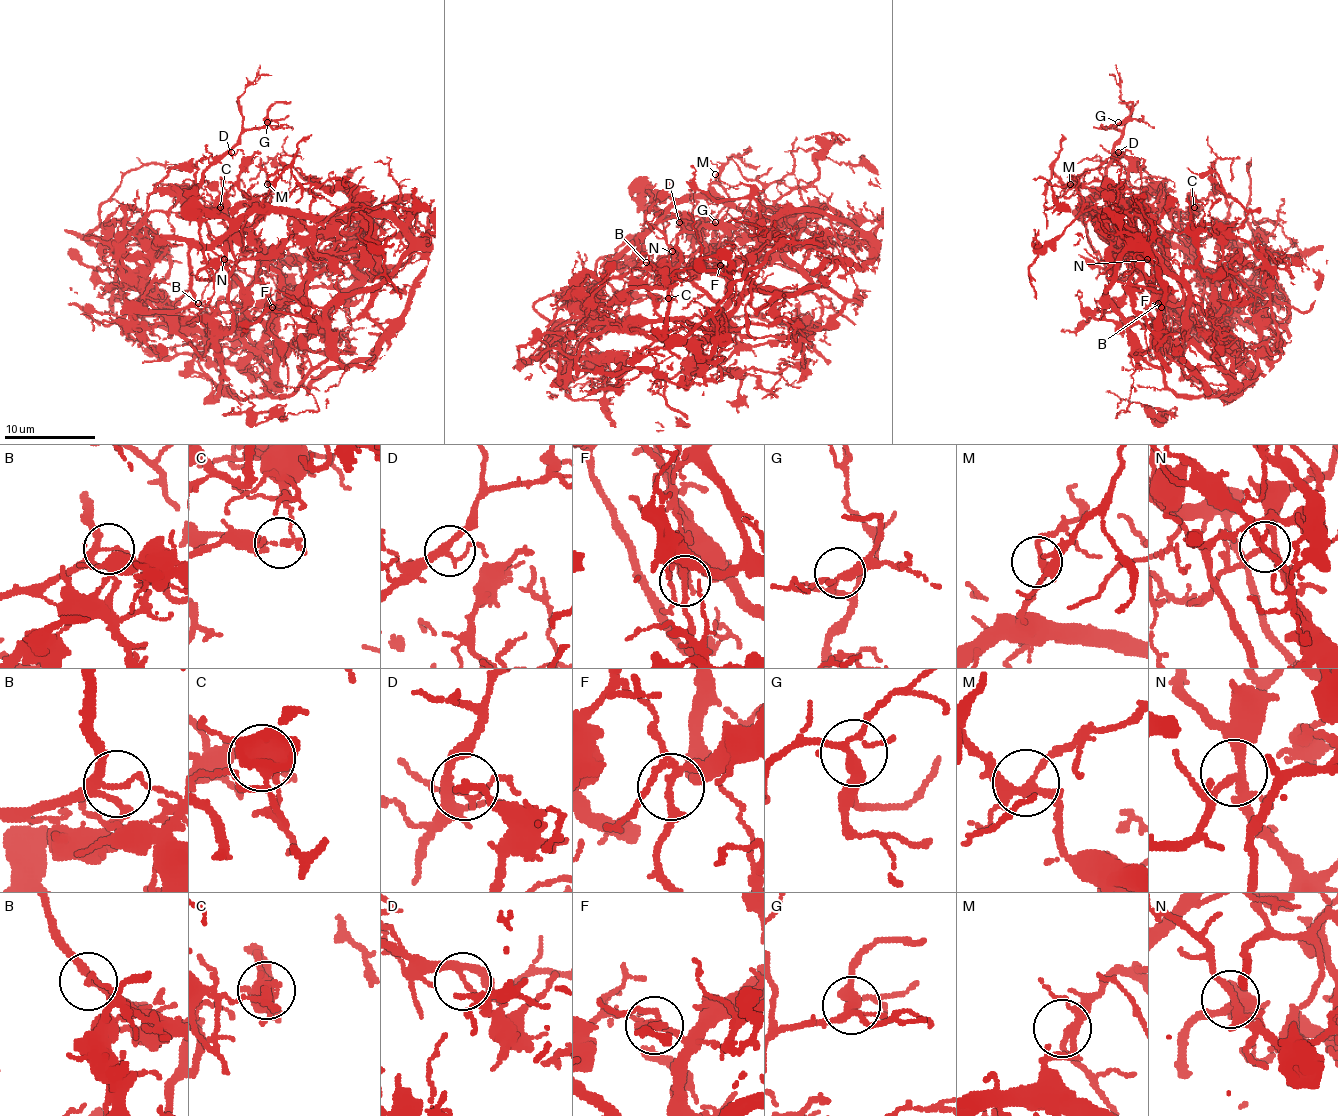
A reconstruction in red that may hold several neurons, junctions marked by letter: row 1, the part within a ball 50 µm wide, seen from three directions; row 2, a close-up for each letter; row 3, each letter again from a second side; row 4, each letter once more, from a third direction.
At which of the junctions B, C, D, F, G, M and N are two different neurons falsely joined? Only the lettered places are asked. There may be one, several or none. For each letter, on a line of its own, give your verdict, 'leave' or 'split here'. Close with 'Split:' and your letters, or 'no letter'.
B: split here
C: split here
D: leave
F: leave
G: leave
M: leave
N: leave
Split: B, C

